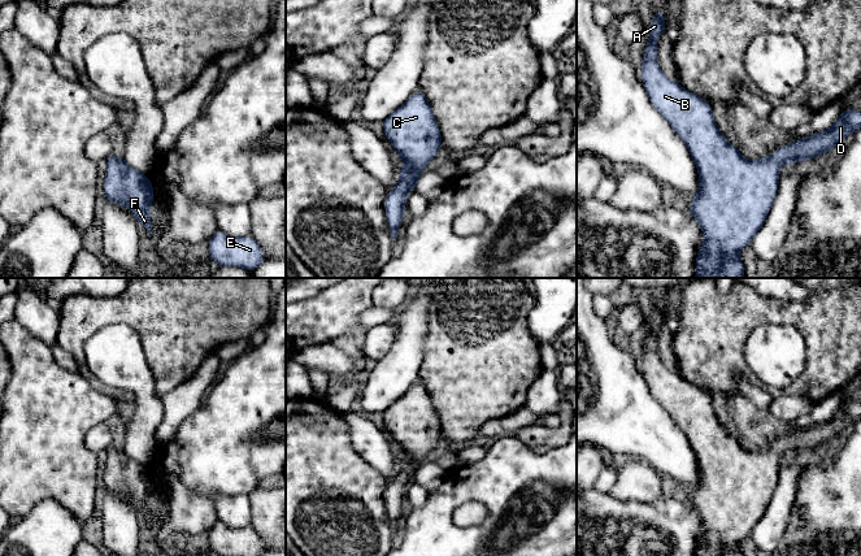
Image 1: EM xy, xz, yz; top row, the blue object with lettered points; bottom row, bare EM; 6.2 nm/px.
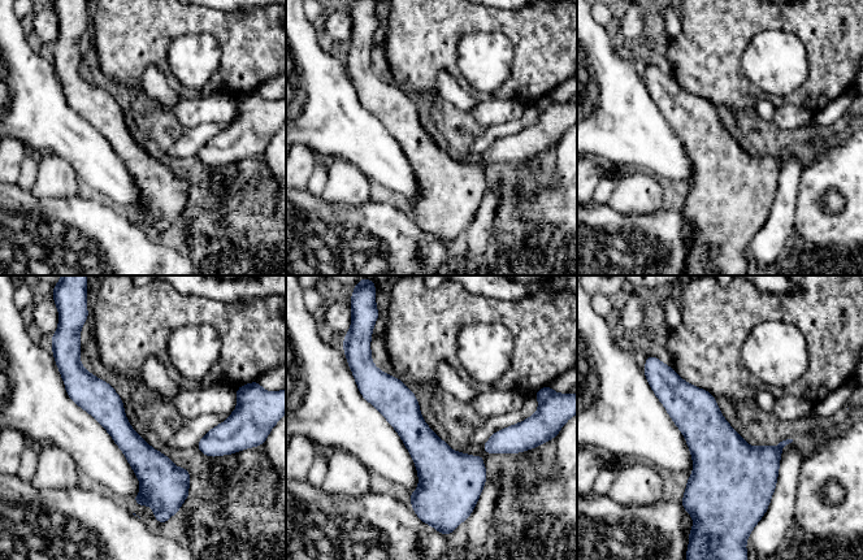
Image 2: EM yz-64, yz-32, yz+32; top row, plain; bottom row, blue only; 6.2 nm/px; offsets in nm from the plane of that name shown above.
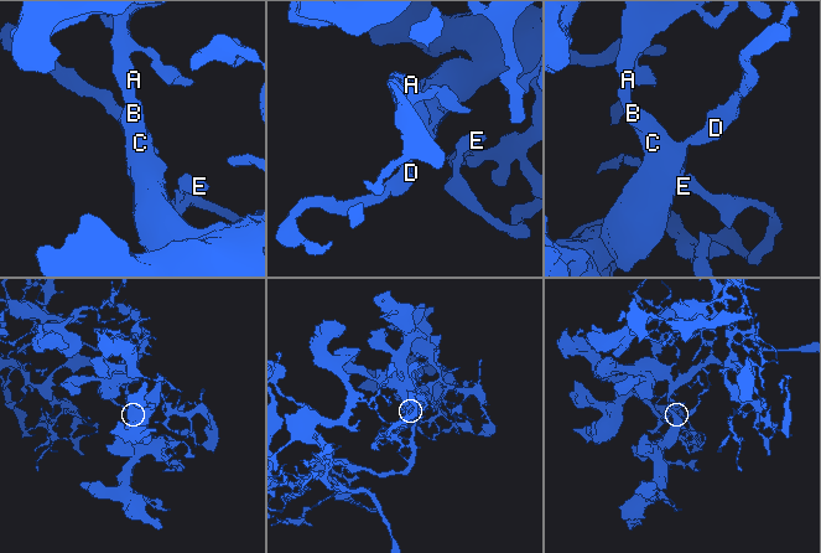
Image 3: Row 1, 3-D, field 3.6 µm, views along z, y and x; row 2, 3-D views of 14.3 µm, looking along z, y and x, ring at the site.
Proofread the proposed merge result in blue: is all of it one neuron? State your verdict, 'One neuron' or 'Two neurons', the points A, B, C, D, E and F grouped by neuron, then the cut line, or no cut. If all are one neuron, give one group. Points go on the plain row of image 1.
One neuron. Groups: A B C D E F. No split

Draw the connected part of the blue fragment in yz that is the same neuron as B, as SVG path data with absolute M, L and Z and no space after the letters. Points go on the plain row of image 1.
M660 300L653 305L648 318L651 331L643 340L642 373L652 396L683 431L699 462L699 483L691 486L691 499L687 500L704 524L704 534L697 543L696 556L743 556L739 544L766 512L777 487L780 459L830 443L848 425L853 426L861 418L861 403L848 398L830 420L792 435L780 436L770 448L747 451L739 439L731 436L719 423L710 395L662 365L657 353L656 329L665 326L665 314L664 301Z

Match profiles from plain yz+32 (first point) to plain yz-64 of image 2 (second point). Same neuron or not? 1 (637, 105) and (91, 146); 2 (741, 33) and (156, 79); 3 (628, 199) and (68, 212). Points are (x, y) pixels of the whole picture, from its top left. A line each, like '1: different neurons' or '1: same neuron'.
1: same neuron
2: different neurons
3: different neurons

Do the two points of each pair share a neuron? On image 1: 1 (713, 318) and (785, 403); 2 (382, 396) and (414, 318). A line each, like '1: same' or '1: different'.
1: different
2: same

